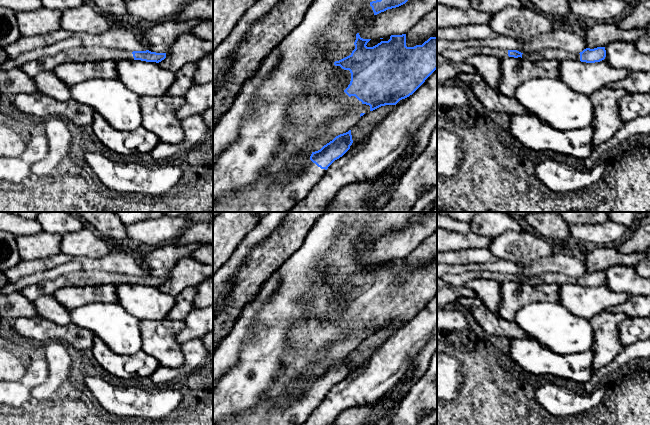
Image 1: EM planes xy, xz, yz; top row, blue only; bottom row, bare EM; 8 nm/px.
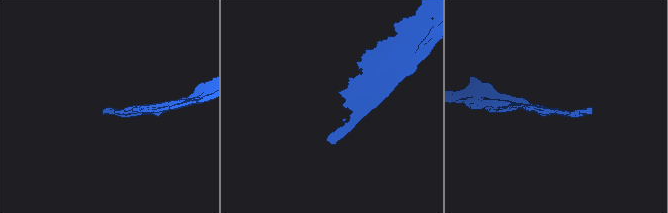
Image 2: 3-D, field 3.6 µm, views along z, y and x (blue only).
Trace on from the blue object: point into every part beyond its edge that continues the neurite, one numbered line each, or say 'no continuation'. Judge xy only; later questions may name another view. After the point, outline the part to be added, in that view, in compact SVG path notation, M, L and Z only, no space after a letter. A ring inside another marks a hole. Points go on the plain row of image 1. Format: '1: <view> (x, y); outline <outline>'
1: xy (79, 278); outline M76 271L62 275L55 280L25 287L21 292L27 299L34 301L40 296L53 295L55 291L66 287L134 284L132 276L106 271Z

